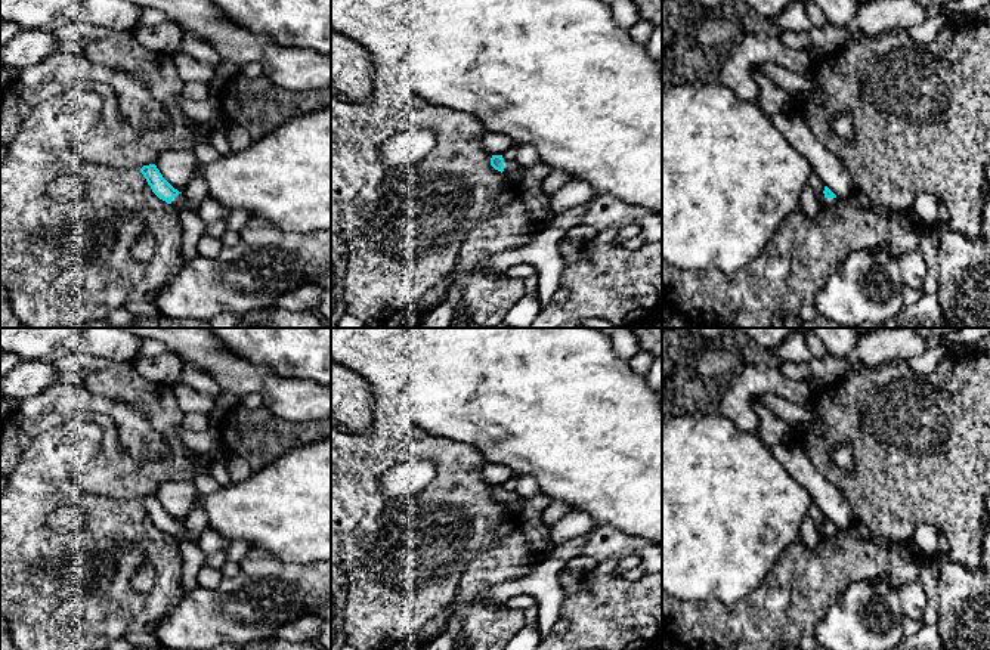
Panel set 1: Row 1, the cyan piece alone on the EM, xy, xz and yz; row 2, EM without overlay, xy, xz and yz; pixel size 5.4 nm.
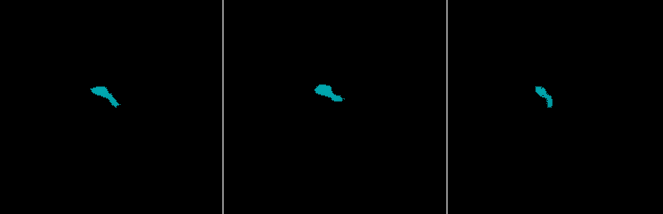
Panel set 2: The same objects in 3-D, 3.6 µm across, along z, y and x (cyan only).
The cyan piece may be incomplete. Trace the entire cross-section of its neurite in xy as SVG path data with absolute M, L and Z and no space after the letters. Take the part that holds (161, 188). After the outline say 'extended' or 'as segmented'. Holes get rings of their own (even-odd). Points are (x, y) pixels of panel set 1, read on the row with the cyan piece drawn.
M155 164L143 165L140 173L146 179L152 192L167 204L173 204L176 208L191 208L182 192L174 189L160 173Z | extended

